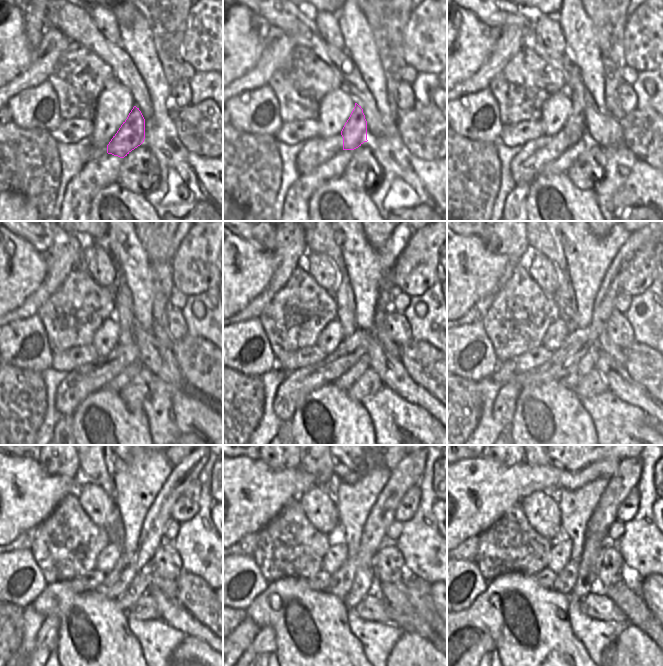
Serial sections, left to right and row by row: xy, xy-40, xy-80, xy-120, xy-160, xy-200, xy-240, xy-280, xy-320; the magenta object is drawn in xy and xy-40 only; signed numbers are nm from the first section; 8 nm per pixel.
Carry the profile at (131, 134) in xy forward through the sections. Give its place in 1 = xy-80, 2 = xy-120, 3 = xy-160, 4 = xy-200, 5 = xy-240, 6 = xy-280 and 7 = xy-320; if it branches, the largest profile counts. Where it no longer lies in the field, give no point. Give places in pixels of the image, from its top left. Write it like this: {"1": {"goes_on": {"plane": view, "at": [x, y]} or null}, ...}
{"1": {"goes_on": {"plane": "xy-80", "at": [576, 127]}}, "2": {"goes_on": {"plane": "xy-120", "at": [122, 296]}}, "3": {"goes_on": {"plane": "xy-160", "at": [322, 241]}}, "4": {"goes_on": {"plane": "xy-200", "at": [547, 241]}}, "5": {"goes_on": {"plane": "xy-240", "at": [95, 465]}}, "6": {"goes_on": {"plane": "xy-280", "at": [321, 465]}}, "7": {"goes_on": {"plane": "xy-320", "at": [530, 465]}}}

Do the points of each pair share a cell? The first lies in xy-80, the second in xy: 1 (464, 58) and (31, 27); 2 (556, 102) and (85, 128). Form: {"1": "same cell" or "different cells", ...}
{"1": "different cells", "2": "different cells"}

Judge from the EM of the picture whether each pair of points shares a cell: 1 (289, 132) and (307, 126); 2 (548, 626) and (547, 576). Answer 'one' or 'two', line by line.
1: one
2: two

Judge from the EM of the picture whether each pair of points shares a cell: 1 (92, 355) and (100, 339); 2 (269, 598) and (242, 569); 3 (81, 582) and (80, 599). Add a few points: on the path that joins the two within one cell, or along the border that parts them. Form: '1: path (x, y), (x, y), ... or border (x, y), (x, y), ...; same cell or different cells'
1: border (92, 344), (99, 357); different cells
2: border (269, 582), (267, 587), (247, 608); different cells
3: border (70, 580), (70, 586), (74, 591), (91, 591); different cells

